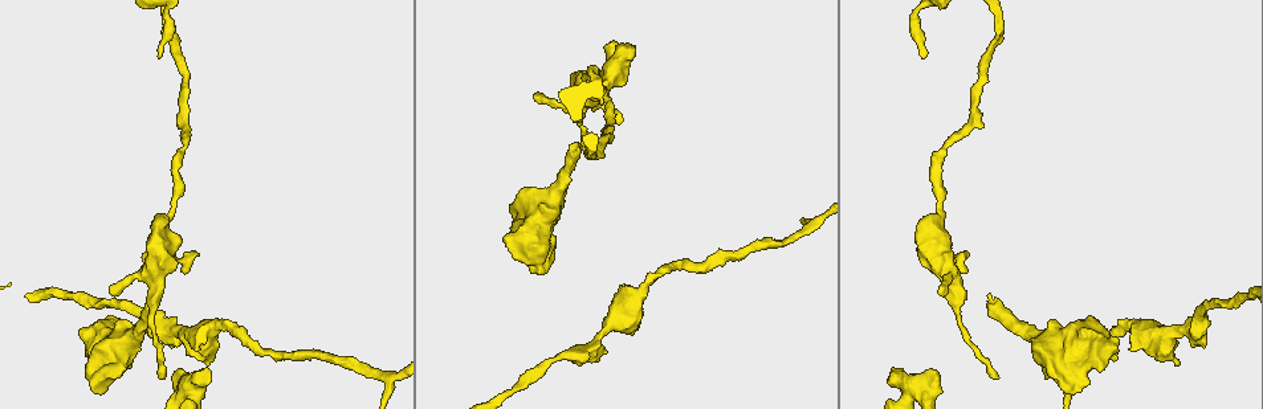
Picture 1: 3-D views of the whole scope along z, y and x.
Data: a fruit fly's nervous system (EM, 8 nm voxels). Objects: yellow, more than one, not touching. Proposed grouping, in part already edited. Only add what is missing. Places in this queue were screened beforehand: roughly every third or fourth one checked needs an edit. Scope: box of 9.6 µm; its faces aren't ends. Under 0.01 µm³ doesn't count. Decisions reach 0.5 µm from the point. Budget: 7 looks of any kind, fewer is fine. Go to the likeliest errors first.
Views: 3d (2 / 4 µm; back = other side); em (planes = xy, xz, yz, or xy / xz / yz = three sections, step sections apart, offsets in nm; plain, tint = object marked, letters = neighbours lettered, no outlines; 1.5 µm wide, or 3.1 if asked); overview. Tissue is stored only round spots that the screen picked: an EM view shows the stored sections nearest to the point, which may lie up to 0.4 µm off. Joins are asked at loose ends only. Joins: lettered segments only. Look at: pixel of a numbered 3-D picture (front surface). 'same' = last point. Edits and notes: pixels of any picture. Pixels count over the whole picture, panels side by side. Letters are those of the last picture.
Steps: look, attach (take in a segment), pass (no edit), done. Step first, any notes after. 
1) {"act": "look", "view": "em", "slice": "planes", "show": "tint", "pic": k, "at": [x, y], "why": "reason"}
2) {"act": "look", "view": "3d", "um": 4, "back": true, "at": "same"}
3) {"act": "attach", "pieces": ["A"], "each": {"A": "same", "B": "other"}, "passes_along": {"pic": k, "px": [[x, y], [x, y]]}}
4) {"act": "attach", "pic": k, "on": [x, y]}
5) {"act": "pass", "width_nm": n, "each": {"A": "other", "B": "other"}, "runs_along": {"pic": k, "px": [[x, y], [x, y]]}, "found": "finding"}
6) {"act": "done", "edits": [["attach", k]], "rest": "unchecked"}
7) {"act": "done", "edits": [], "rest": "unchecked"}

{"act": "look", "view": "em", "slice": "xz", "step": 4, "show": "letters", "pic": 1, "at": [937, 292], "why": "an open end"}

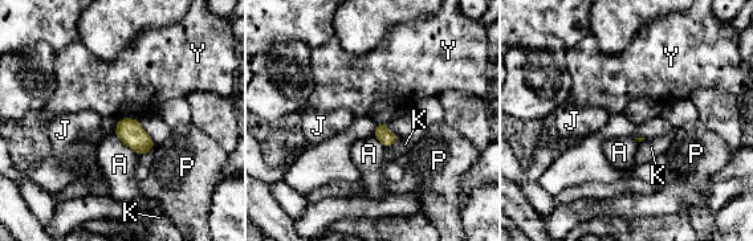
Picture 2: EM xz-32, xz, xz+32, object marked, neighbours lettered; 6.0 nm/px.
{"act": "look", "view": "em", "slice": "planes", "show": "letters", "at": "same"}

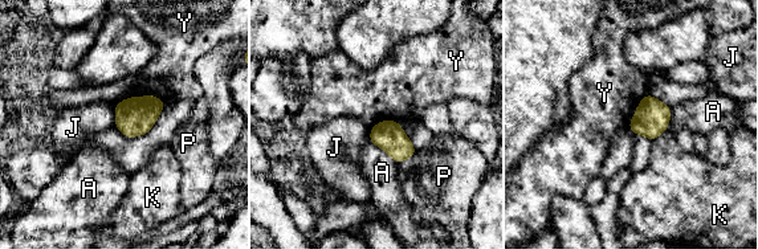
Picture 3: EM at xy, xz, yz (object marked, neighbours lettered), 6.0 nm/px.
{"act": "pass", "each": {"A": "other", "J": "other", "K": "other", "P": "other", "Y": "other"}, "found": "none of them fits"}

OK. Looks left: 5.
{"act": "look", "view": "em", "slice": "planes", "show": "letters", "pic": 1, "at": [161, 378], "why": "end of a long branch"}

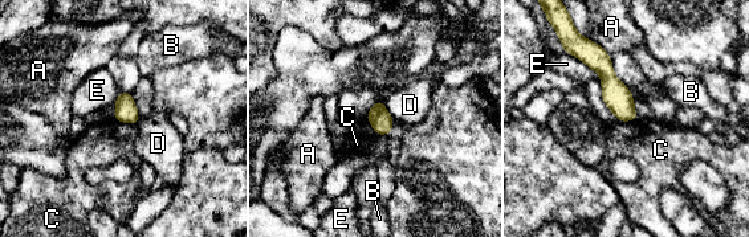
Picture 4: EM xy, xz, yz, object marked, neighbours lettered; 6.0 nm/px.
{"act": "pass", "width_nm": 130, "each": {"A": "other", "B": "other", "C": "other", "D": "other", "E": "other"}, "border": {"pic": 4, "px": [[114, 118], [134, 125]]}, "found": "no lettered segment goes on from it"}

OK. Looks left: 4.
{"act": "look", "view": "3d", "um": 4, "pic": 1, "at": [1179, 365], "why": "an open end"}

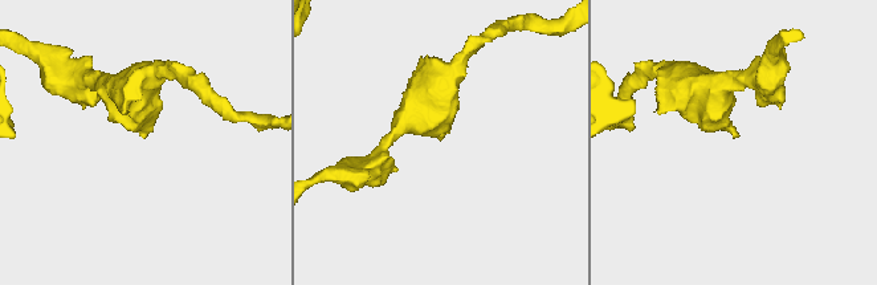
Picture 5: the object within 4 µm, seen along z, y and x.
{"act": "look", "view": "em", "slice": "planes", "show": "letters", "pic": 5, "at": [141, 136]}

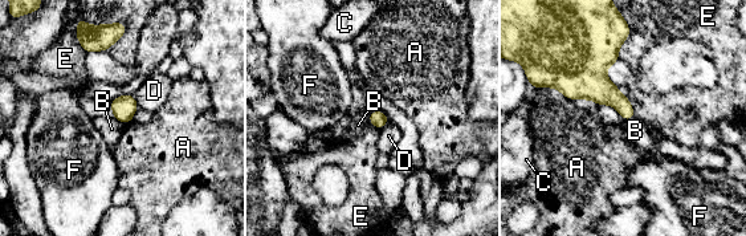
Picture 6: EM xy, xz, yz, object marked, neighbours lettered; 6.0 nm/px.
{"act": "pass", "longest_contact_nm": ["A", 380], "each": {"A": "other", "B": "other", "C": "other", "D": "other", "E": "other", "F": "other"}, "border": {"pic": 6, "px": [[113, 116], [126, 123]]}, "found": "no lettered segment goes on from it"}

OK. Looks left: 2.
{"act": "done", "edits": [], "rest": "unchecked"}

